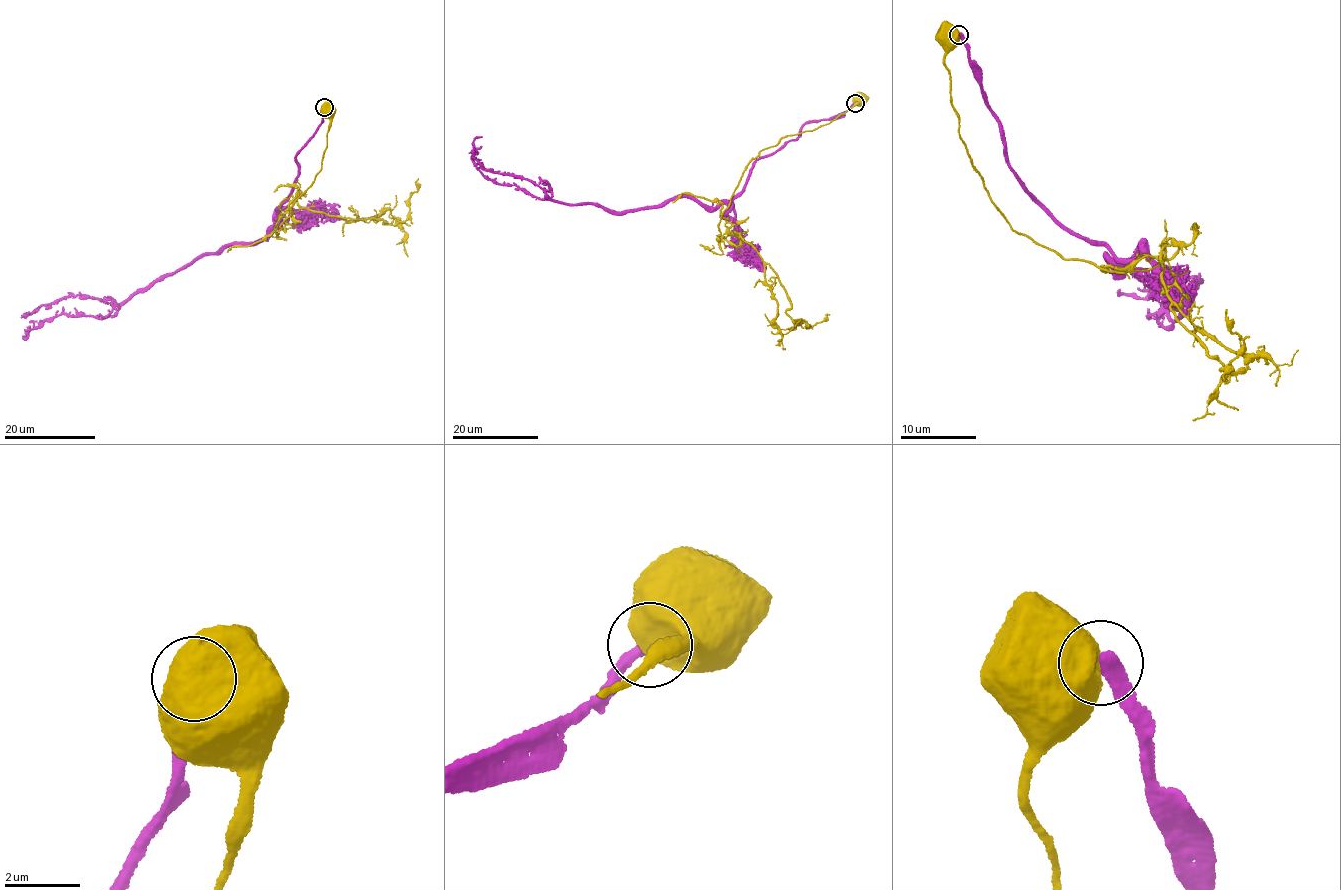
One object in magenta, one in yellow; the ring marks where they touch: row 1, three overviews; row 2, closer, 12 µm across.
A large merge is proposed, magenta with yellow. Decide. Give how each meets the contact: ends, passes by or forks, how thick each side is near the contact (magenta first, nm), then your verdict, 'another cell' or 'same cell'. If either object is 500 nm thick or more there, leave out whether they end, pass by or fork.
calibres 400 and 850 nm; another cell

